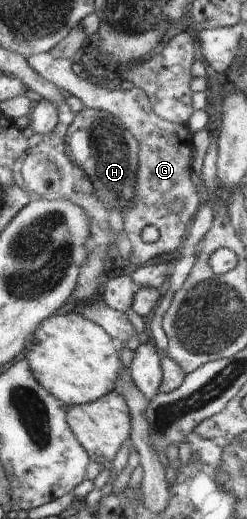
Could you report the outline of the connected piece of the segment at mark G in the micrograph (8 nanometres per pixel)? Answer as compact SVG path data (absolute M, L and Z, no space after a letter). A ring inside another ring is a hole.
M44 52L27 60L30 63L30 67L34 67L34 71L38 71L44 79L48 79L51 83L54 83L61 90L66 89L72 93L75 97L78 97L86 105L87 108L95 108L98 110L106 111L116 115L121 122L126 125L126 128L136 137L138 144L140 145L139 165L138 167L138 185L136 185L136 195L134 195L134 201L130 203L130 209L124 213L124 230L127 239L133 246L133 251L129 257L129 261L138 267L144 267L150 259L156 259L160 255L166 253L172 253L176 251L180 245L184 245L189 228L193 220L200 209L200 193L192 181L192 173L194 173L194 151L193 140L195 134L187 124L171 123L169 120L163 119L154 112L153 104L150 102L150 97L146 95L146 91L142 87L132 87L129 91L123 91L117 86L110 85L105 82L100 76L89 77L88 79L83 75L77 75L72 71L72 61L68 59L62 59L58 61L58 57L52 55L51 52ZM181 199L184 203L184 207L177 213L169 211L168 207L174 203L175 200ZM154 226L159 231L159 239L154 243L144 243L142 241L142 229L144 227Z

